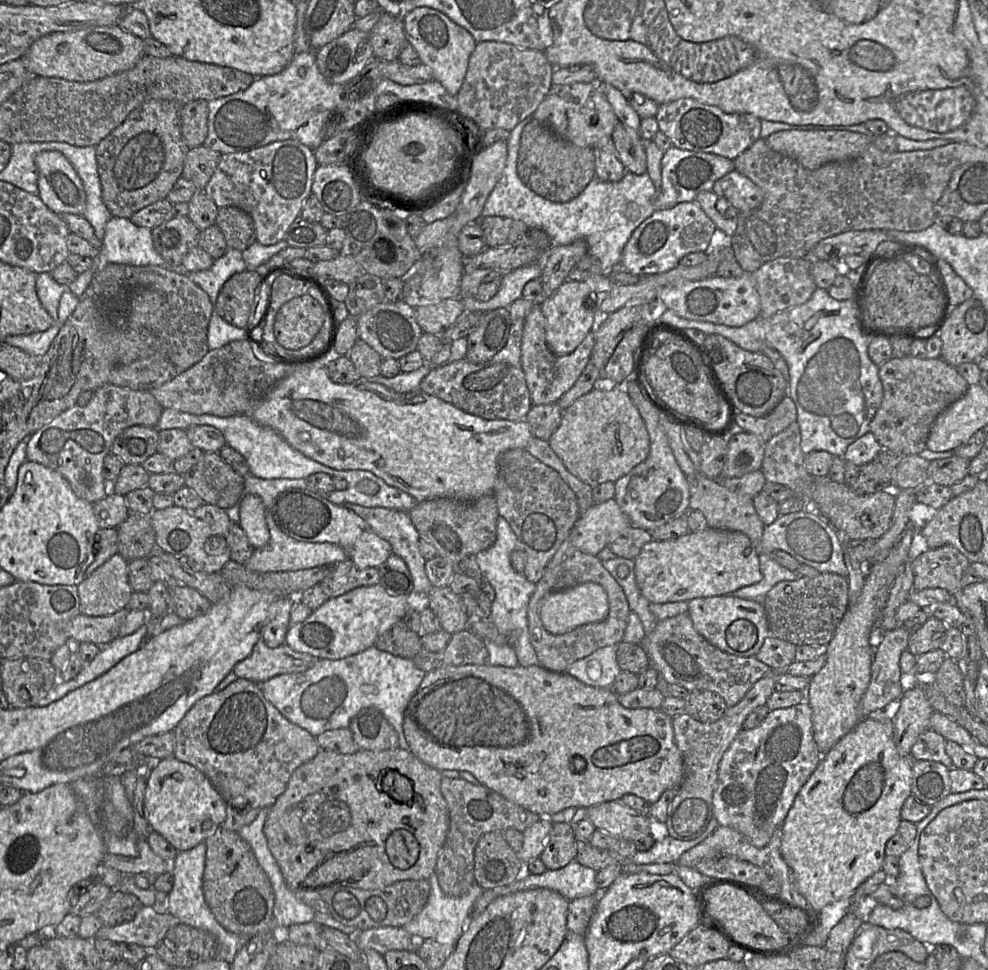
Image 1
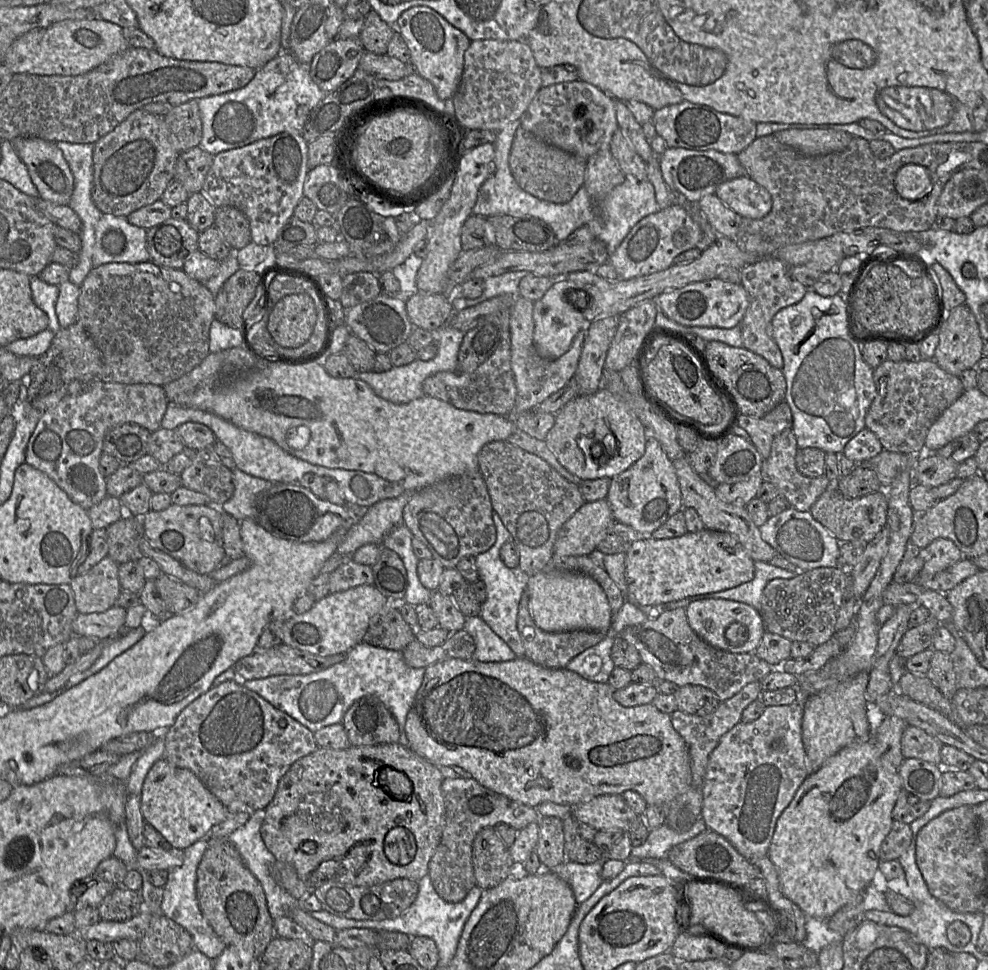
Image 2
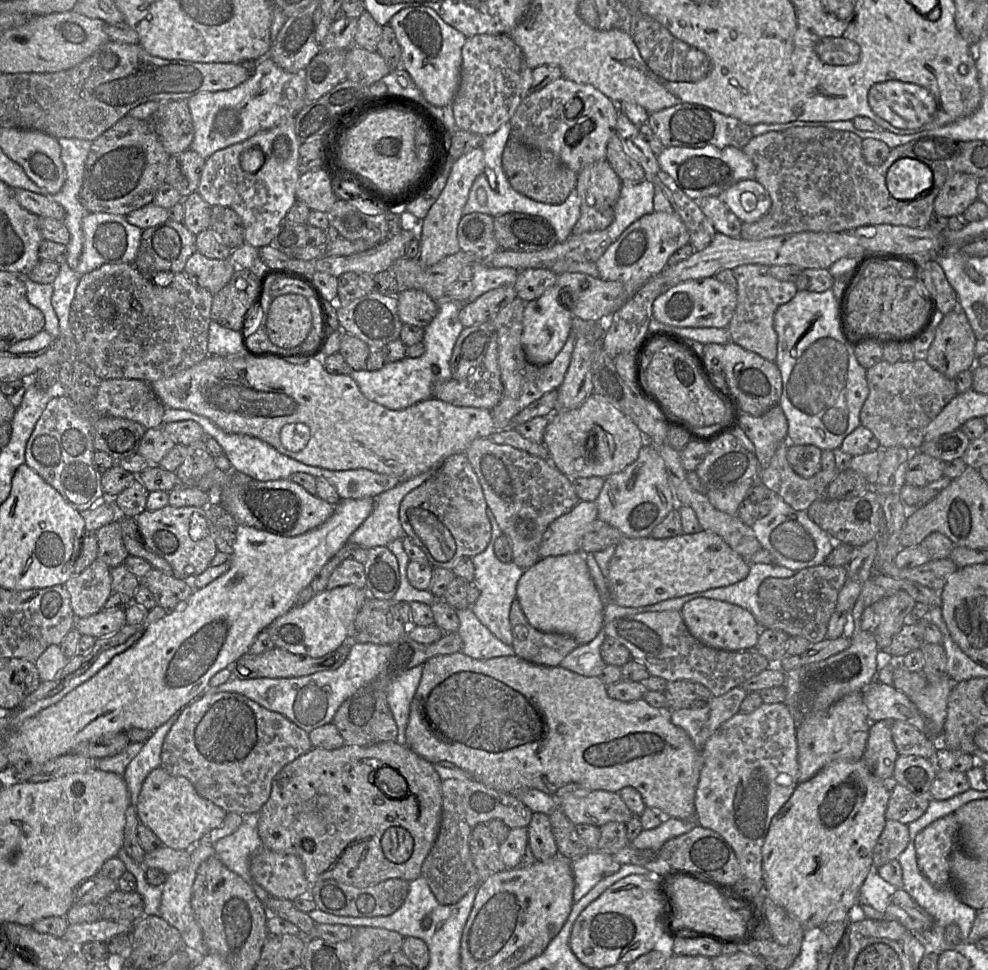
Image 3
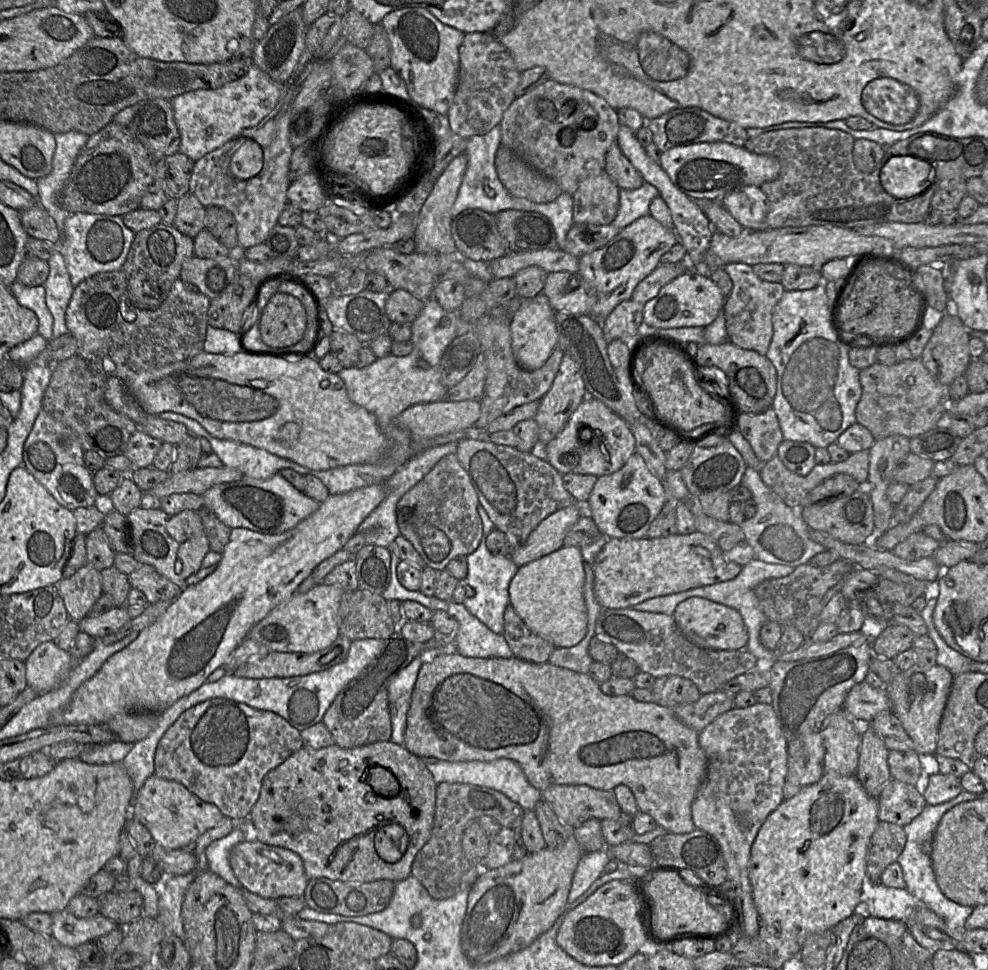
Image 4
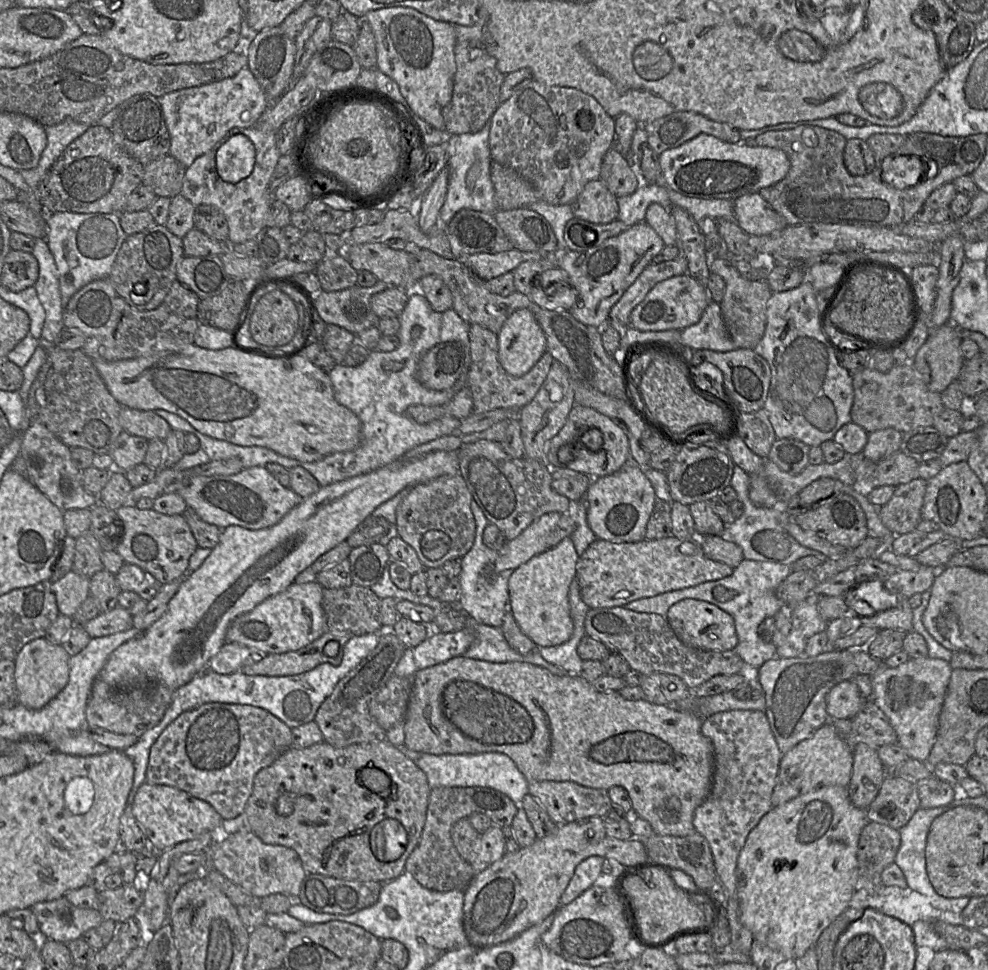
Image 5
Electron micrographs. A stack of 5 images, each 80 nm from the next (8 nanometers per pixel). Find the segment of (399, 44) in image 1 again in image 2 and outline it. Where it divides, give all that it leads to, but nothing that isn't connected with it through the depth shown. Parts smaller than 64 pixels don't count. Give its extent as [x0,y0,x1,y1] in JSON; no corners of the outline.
[358,9,394,55]

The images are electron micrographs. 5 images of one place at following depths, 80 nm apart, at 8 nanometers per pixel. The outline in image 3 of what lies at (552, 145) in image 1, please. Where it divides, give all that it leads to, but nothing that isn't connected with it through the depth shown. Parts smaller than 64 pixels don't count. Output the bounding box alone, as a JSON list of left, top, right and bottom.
[501,134,578,205]

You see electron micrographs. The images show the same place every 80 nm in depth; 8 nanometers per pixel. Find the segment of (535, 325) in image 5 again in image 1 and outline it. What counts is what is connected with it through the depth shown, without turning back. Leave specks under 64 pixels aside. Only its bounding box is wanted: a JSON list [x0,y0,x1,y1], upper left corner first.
[540,281,599,355]

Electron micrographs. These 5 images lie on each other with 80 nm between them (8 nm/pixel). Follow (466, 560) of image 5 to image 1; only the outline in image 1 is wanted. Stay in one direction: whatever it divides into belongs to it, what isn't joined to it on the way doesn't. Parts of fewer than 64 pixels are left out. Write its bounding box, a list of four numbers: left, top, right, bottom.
[476,516,539,667]

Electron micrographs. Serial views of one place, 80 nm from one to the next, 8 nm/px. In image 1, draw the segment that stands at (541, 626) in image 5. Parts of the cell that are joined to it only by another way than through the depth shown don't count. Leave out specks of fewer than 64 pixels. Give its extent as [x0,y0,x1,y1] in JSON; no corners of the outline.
[539,582,608,634]

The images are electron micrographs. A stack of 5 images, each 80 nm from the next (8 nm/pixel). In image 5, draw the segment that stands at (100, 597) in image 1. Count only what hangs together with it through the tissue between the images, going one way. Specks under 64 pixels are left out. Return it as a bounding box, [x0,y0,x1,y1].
[51,571,90,617]

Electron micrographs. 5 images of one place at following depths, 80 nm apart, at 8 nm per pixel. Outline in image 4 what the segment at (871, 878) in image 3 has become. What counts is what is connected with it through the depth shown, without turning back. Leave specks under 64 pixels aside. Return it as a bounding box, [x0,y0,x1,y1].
[861,879,922,921]

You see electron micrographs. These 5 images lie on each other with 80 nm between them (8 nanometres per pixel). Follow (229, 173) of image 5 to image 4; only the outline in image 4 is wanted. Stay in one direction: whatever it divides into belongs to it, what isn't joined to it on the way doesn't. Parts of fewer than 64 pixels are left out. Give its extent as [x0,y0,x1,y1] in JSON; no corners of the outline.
[231,138,262,179]

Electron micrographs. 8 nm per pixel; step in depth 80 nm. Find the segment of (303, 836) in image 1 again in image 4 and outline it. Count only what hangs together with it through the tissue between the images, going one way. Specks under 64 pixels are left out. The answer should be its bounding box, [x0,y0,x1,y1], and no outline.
[249,740,437,883]

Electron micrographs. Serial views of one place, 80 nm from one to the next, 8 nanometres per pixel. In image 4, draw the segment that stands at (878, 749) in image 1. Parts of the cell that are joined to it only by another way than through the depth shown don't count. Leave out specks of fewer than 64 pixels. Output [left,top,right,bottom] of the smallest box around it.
[749,774,878,946]

